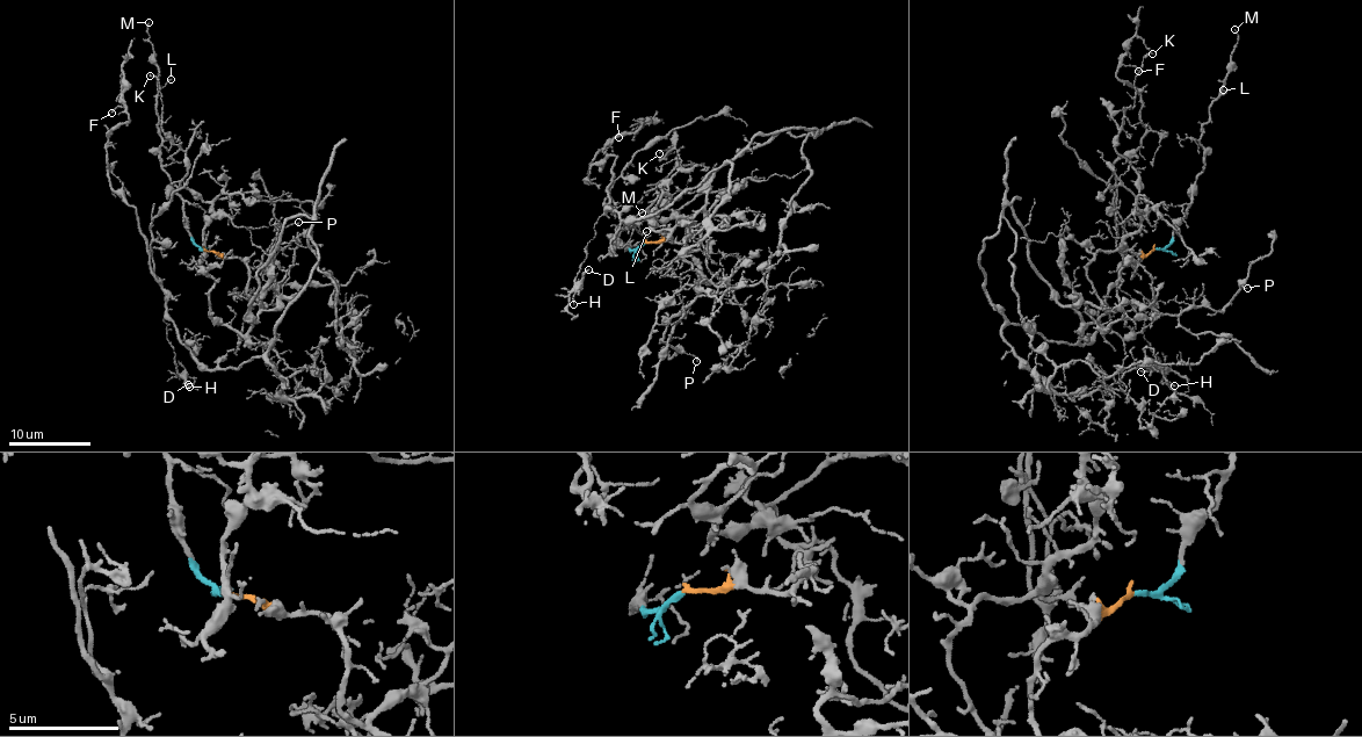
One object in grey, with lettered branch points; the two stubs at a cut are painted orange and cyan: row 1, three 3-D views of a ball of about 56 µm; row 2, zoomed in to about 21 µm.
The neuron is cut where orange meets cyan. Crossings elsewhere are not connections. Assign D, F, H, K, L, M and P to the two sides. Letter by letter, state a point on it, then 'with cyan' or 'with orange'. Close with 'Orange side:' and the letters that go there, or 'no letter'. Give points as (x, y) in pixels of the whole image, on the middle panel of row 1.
D: place (588, 269); with orange
F: place (618, 137); with orange
H: place (573, 304); with orange
K: place (659, 153); with orange
L: place (646, 231); with cyan
M: place (642, 212); with cyan
P: place (696, 361); with orange
Orange side: D, F, H, K, P

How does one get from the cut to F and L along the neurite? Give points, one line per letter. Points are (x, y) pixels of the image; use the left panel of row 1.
F: (204, 251), (241, 258), (254, 322), (312, 221), (306, 288), (238, 368), (180, 339), (111, 113)
L: (204, 251), (195, 241), (182, 199), (162, 168), (157, 102), (160, 88), (172, 79)

